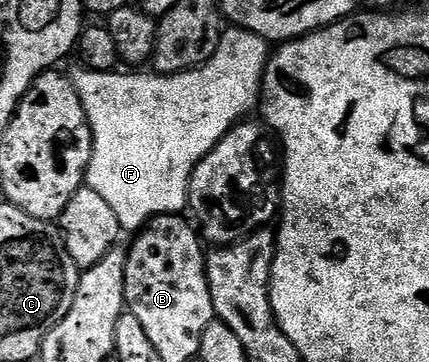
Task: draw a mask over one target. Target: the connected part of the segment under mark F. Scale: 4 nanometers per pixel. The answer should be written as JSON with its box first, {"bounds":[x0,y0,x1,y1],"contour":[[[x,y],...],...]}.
{"bounds":[72,27,270,234],"contour":[[[229,27],[222,32],[213,58],[200,69],[158,75],[153,71],[100,73],[81,67],[77,74],[72,74],[72,83],[81,97],[93,132],[88,188],[99,191],[111,211],[115,211],[126,234],[136,234],[158,215],[177,215],[182,212],[181,208],[184,210],[188,206],[189,180],[195,167],[219,144],[225,132],[238,124],[253,104],[258,104],[270,56],[270,46],[250,29]]]}

